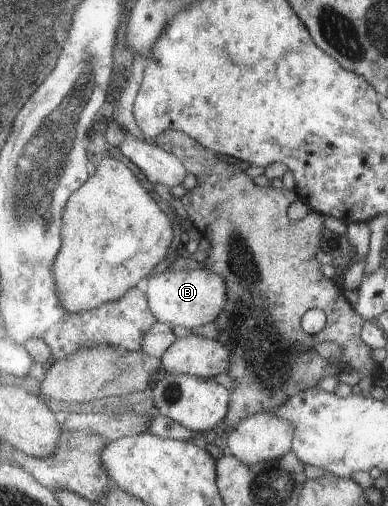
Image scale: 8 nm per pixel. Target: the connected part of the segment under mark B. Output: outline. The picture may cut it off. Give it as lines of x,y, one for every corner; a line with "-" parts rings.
209,268
169,271
148,278
146,290
148,303
162,323
183,327
187,330
215,322
228,301
226,278

